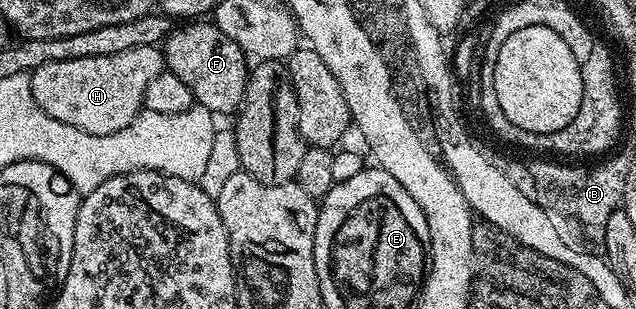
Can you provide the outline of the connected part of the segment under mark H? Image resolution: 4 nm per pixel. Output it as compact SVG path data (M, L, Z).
M159 46L126 49L126 53L114 53L110 57L78 57L78 61L54 61L50 65L42 65L31 72L34 101L54 121L62 121L62 125L74 125L74 129L82 129L95 135L118 133L118 129L126 129L144 105L146 85L154 81L161 71L165 70L164 52Z

